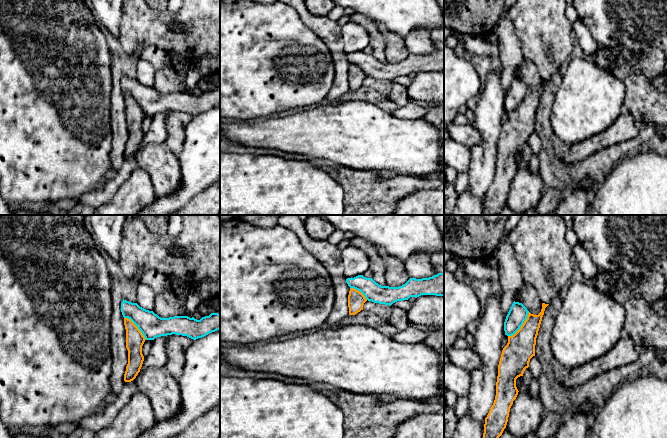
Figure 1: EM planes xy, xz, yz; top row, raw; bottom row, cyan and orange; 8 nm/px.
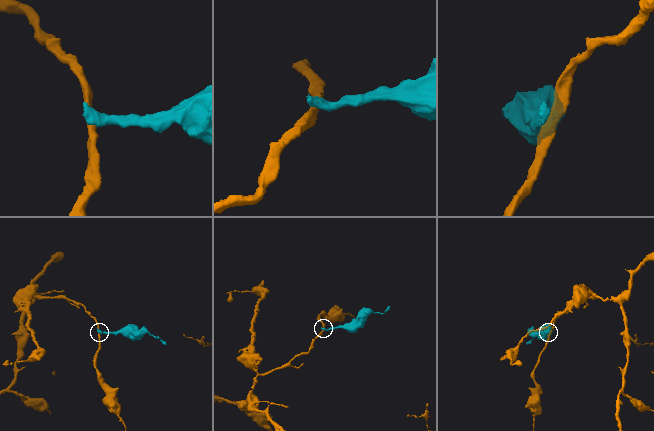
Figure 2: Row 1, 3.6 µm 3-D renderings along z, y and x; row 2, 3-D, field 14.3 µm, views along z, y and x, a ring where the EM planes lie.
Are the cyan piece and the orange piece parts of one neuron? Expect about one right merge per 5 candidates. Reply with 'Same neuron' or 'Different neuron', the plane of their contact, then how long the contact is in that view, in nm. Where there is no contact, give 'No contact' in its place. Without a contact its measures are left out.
Different neuron. Touches cyan in yz. Shared border 260 nm

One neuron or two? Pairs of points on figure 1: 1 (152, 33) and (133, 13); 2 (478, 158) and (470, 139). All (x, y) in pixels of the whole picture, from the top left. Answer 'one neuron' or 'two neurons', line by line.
1: one neuron
2: two neurons

